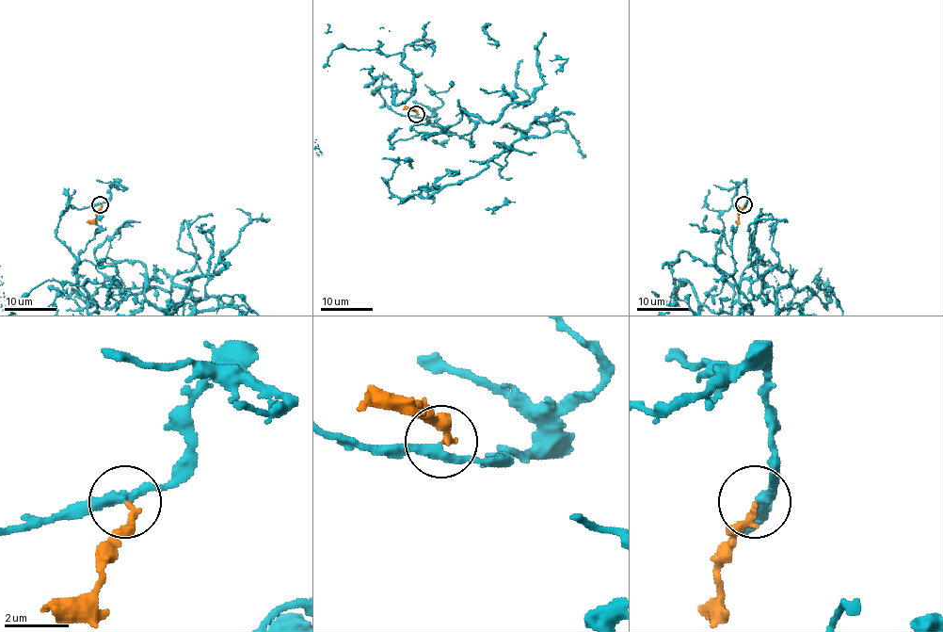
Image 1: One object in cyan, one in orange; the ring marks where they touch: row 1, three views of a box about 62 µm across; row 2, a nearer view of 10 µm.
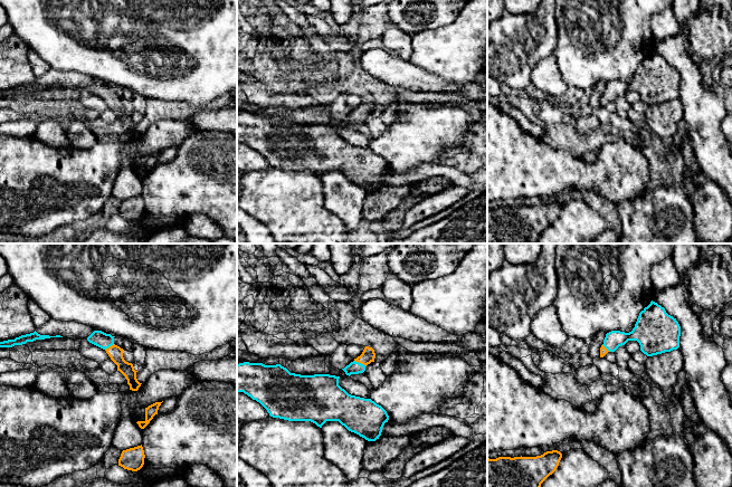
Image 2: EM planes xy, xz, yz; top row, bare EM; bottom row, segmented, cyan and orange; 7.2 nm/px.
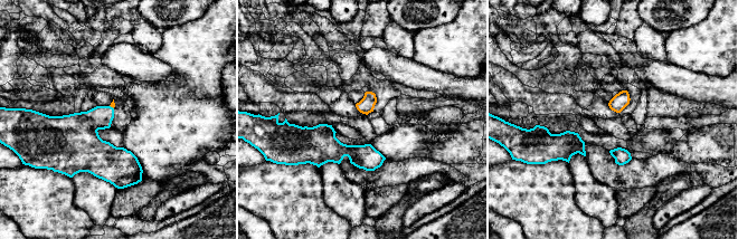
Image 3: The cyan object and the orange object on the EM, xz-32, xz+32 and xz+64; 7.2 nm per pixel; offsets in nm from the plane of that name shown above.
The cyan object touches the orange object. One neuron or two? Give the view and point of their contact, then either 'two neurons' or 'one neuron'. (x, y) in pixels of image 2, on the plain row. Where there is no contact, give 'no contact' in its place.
contact xz (360, 113); one neuron

